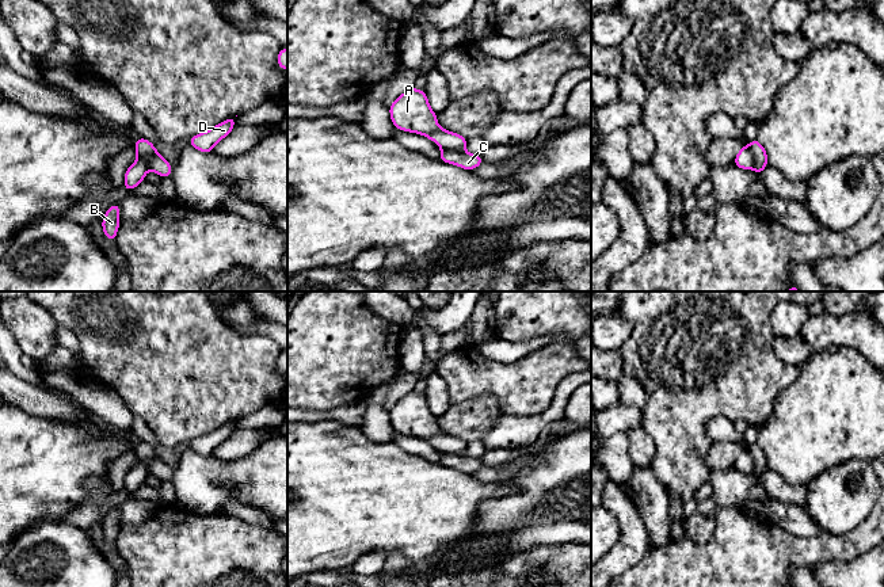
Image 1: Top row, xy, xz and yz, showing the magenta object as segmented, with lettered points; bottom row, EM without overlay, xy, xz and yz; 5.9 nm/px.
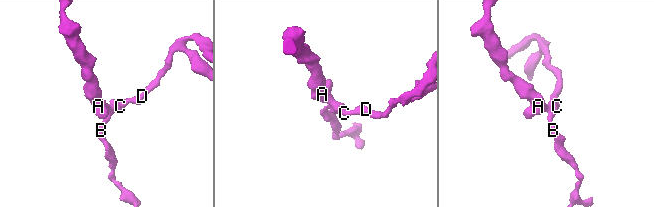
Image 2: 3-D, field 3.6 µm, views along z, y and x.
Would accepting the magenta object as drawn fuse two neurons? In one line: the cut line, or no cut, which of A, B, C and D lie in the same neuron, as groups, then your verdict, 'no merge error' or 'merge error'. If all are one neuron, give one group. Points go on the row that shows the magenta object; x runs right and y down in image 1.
xz (441, 148), (464, 152) | A / B C D | merge error

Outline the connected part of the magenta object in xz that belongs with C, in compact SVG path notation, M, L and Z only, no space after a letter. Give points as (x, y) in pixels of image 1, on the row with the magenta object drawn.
M441 149L439 160L447 164L454 164L468 171L472 171L484 163L480 155L457 152L457 150L450 150L450 149Z

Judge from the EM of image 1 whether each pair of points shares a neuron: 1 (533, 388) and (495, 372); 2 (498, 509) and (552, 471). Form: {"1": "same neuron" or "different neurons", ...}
{"1": "same neuron", "2": "same neuron"}

